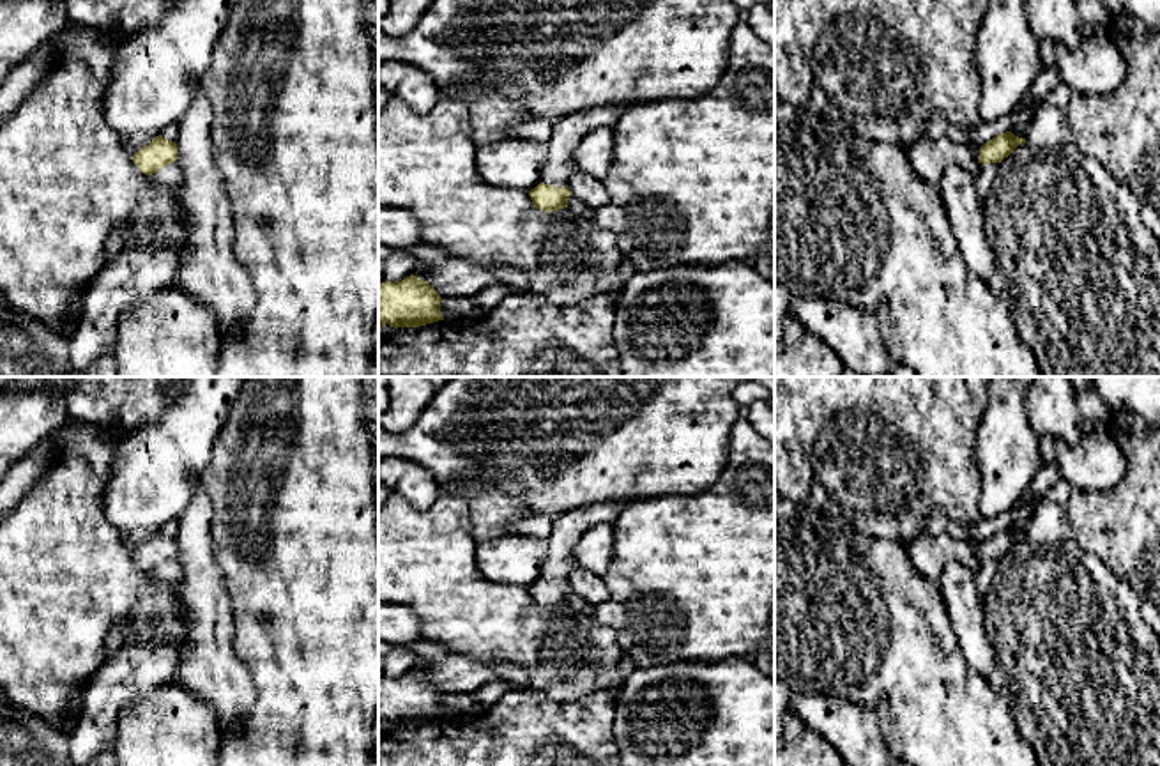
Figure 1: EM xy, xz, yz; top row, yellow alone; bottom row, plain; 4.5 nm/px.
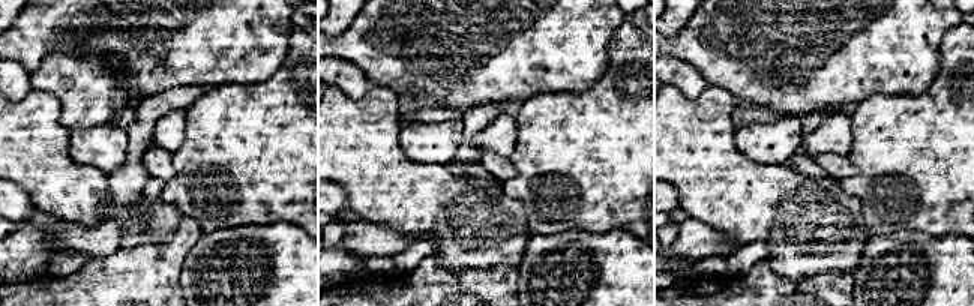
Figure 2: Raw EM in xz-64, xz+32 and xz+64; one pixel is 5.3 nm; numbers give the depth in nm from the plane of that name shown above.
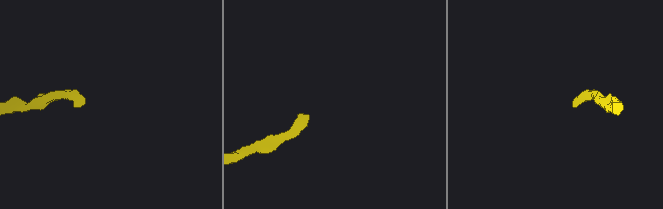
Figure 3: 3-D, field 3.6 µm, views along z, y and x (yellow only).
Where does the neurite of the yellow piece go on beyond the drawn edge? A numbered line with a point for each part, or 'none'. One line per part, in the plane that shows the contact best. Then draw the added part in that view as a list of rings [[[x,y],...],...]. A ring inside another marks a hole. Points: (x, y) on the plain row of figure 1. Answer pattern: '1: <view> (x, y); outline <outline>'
1: xz (568, 528); outline [[[601,502],[553,517],[553,529],[548,536],[548,559],[541,578],[566,584],[576,568],[571,552],[582,534],[596,524],[614,524],[622,502]]]

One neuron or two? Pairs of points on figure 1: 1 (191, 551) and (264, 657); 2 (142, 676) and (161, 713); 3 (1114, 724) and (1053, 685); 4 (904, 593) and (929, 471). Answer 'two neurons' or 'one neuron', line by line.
1: two neurons
2: two neurons
3: one neuron
4: two neurons

